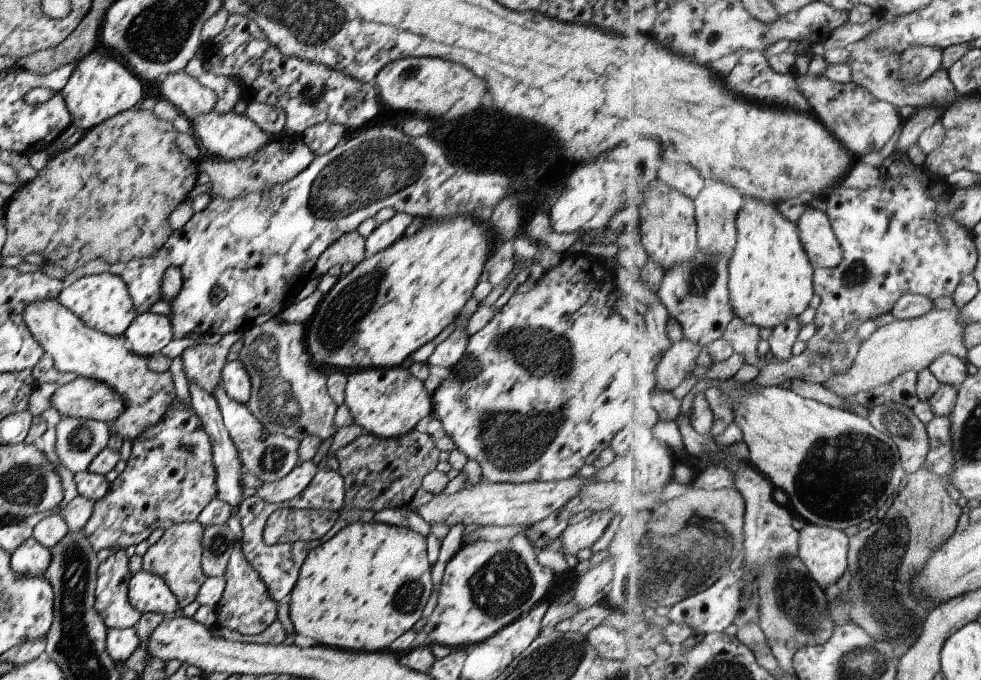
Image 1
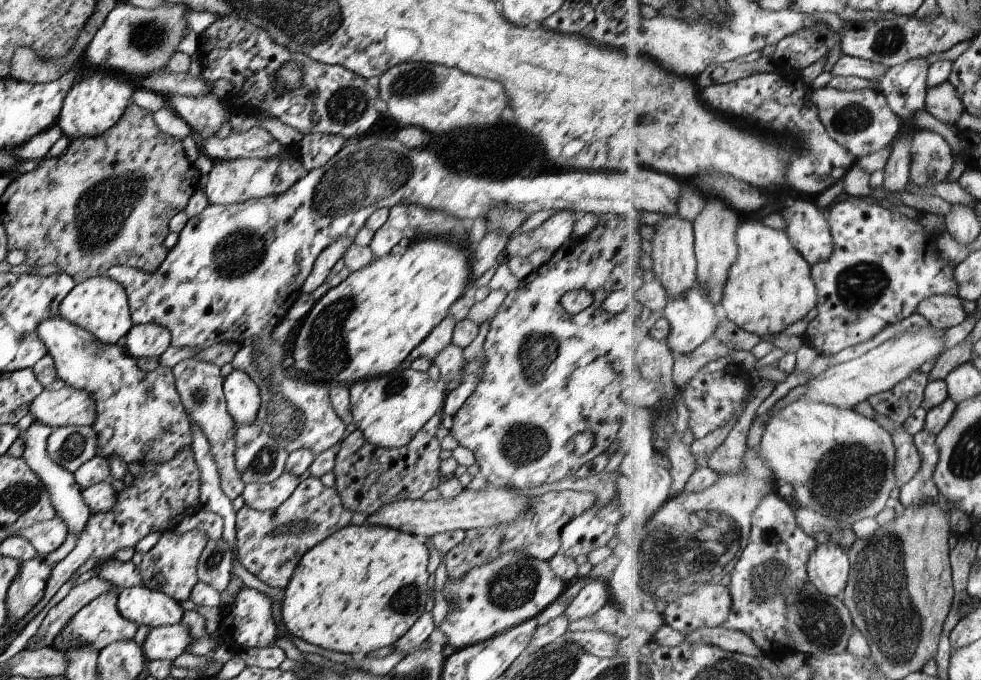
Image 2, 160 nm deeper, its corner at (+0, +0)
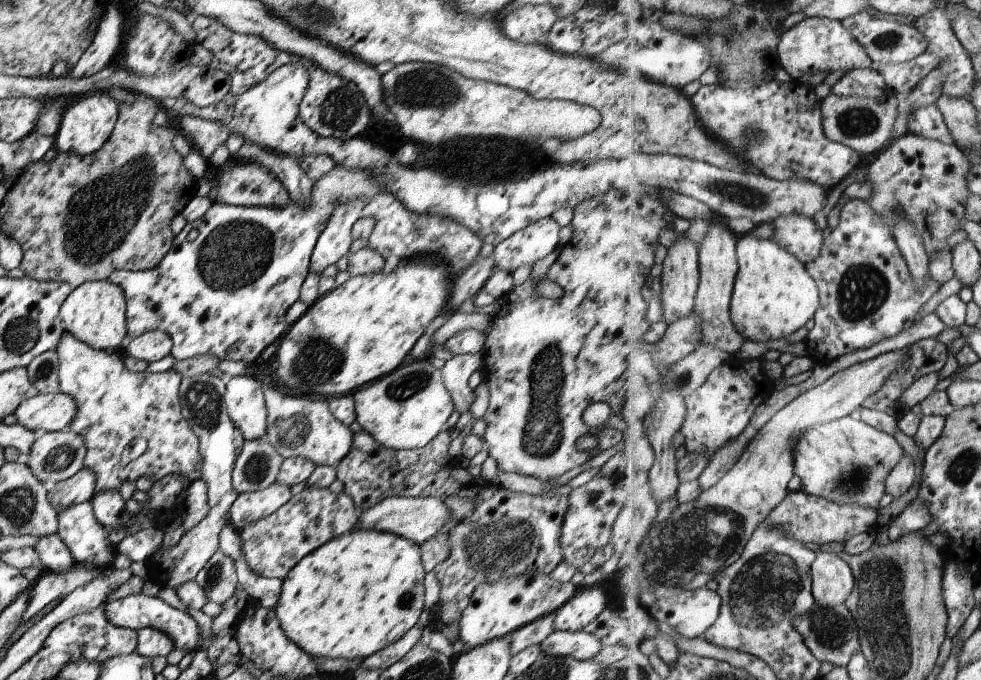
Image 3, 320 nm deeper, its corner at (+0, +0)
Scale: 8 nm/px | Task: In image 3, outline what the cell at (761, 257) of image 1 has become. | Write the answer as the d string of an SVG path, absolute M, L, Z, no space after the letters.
M745 235L738 239L738 276L734 284L731 316L736 329L749 341L766 342L787 338L814 320L822 305L818 282L810 275L807 264L773 239L756 239Z

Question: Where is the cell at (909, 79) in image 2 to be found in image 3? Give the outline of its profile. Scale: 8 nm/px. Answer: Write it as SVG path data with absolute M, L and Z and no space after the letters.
M935 104L920 108L910 120L910 132L923 138L941 141L951 140L950 130L942 110Z

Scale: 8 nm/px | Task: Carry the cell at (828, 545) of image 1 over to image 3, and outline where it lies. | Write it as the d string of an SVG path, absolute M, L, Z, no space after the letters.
M818 552L812 577L816 604L824 609L845 604L855 588L854 570L834 553Z

